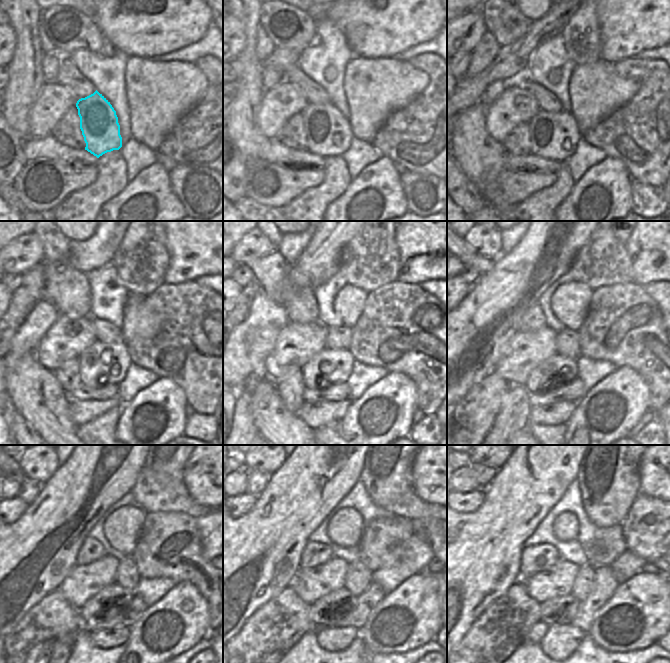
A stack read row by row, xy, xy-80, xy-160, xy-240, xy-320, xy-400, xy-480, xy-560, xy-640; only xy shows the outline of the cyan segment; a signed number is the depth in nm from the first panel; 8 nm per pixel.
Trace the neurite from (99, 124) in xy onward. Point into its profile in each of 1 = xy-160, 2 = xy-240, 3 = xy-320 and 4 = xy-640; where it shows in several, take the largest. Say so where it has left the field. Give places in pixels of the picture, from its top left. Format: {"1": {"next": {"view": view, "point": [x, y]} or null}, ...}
{"1": {"next": {"view": "xy-160", "point": [548, 131]}}, "2": {"next": {"view": "xy-240", "point": [97, 360]}}, "3": {"next": {"view": "xy-320", "point": [336, 366]}}, "4": {"next": {"view": "xy-640", "point": [567, 606]}}}

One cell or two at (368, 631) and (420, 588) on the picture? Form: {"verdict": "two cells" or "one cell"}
{"verdict": "one cell"}

